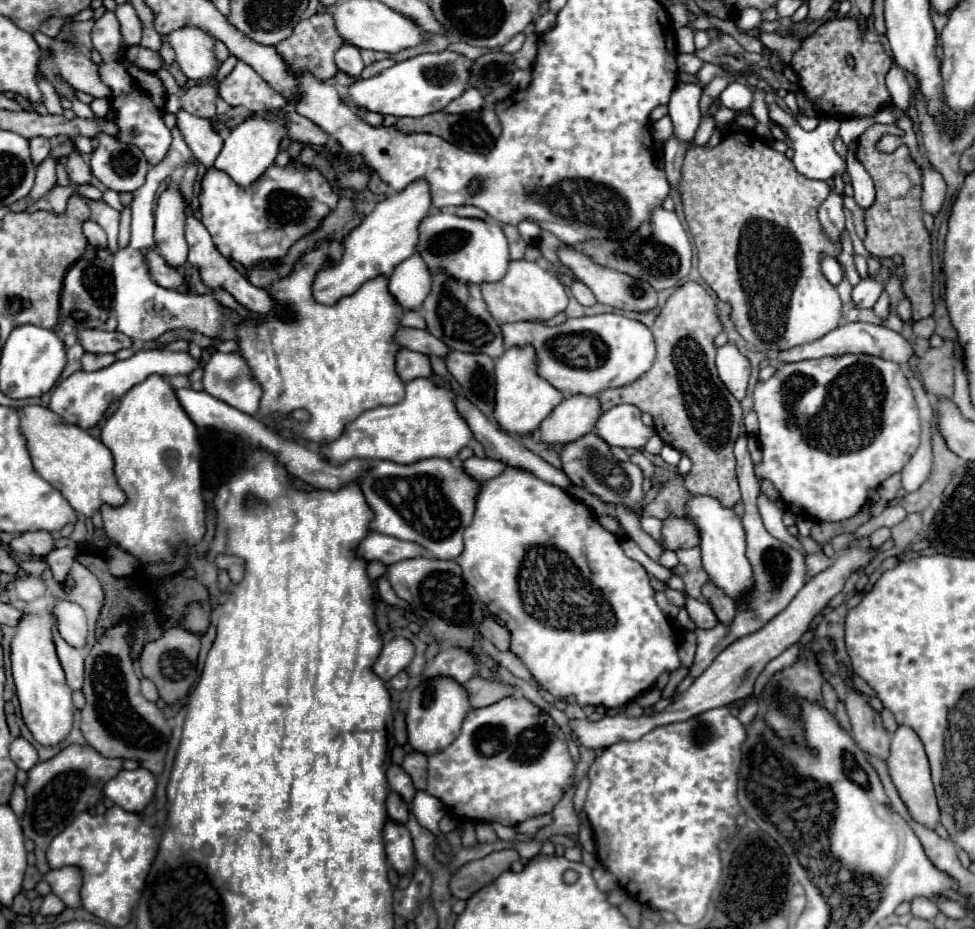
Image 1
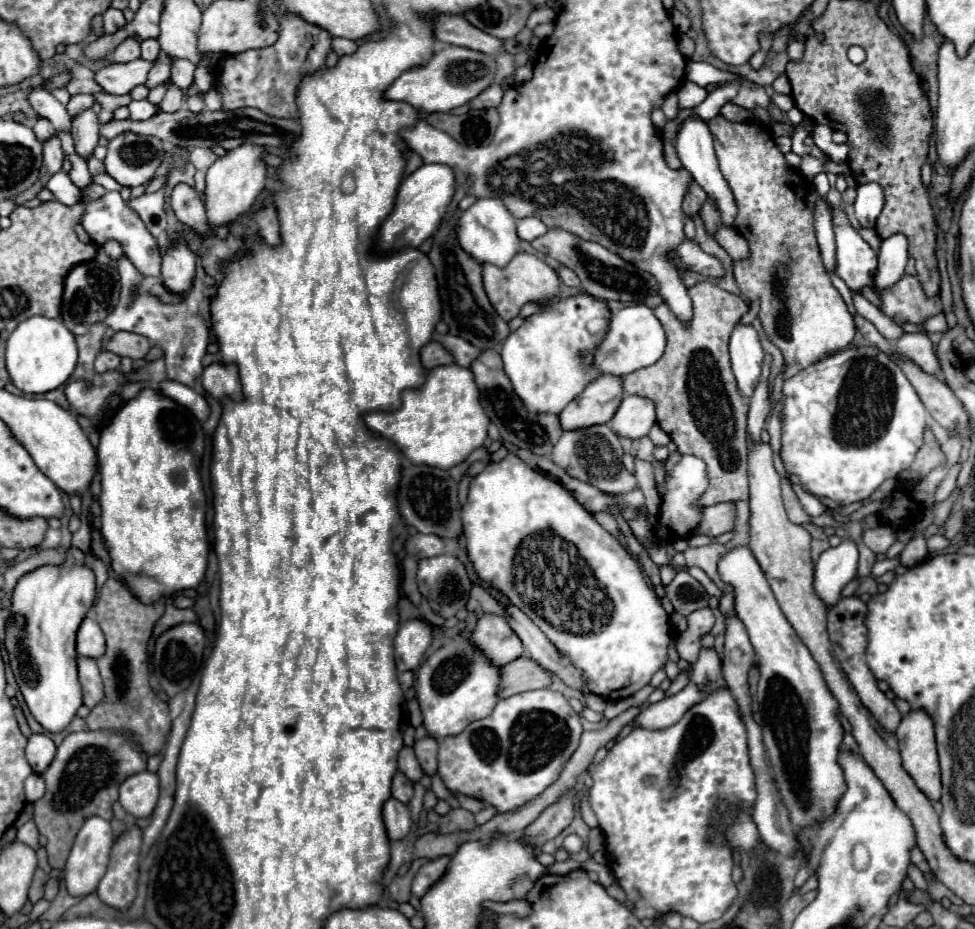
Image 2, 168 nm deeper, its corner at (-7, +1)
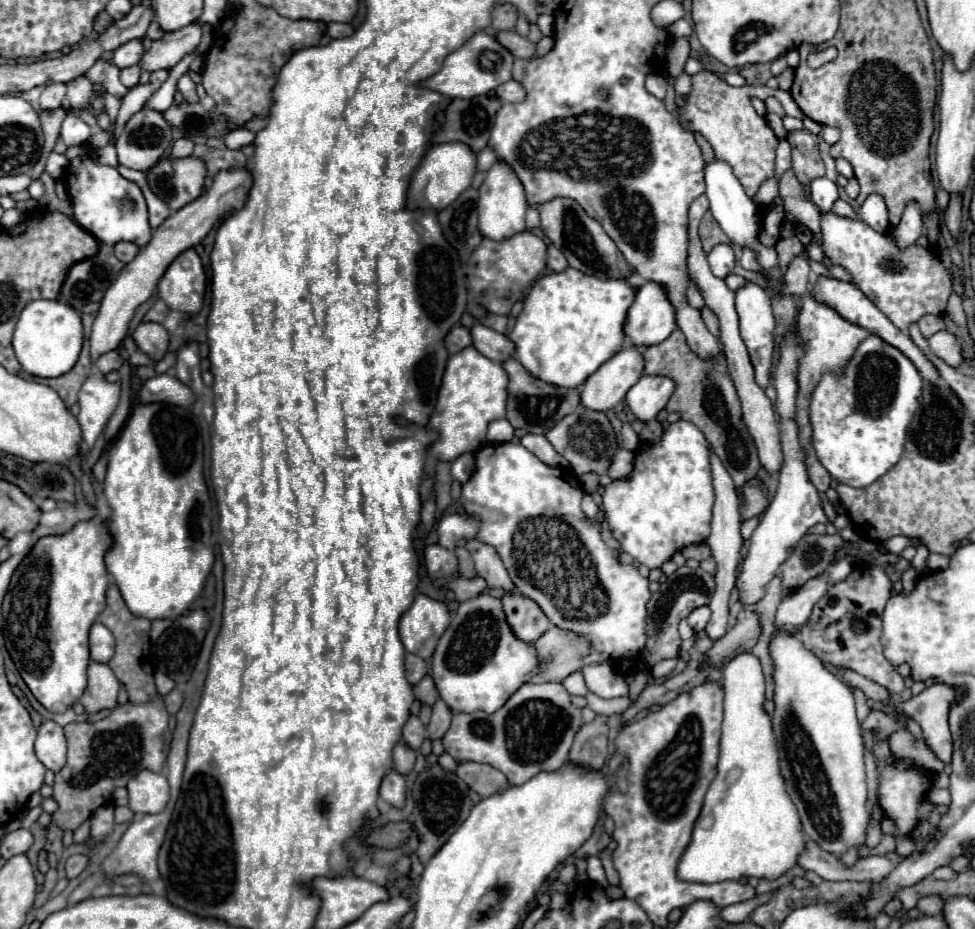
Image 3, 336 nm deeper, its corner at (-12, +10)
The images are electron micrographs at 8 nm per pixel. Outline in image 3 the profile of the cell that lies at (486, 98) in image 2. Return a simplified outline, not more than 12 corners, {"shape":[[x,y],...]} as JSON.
{"shape":[[515,80],[497,86],[501,102],[525,98],[525,90]]}

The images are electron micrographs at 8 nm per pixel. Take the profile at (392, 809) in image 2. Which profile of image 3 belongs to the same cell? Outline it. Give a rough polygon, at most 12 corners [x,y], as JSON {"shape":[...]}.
{"shape":[[391,770],[379,796],[393,808],[405,806],[405,778]]}

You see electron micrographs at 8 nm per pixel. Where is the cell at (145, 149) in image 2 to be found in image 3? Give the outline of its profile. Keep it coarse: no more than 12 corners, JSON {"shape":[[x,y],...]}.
{"shape":[[139,110],[115,142],[119,164],[147,172],[165,156],[171,128]]}

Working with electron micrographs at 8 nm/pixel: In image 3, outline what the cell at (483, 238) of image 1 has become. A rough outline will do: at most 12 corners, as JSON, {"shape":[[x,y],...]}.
{"shape":[[495,162],[479,188],[479,232],[507,240],[525,230],[525,192]]}

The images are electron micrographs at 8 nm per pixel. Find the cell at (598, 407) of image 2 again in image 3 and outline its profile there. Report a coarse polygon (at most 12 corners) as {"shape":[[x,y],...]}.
{"shape":[[625,346],[591,374],[581,406],[609,412],[641,378],[641,350]]}

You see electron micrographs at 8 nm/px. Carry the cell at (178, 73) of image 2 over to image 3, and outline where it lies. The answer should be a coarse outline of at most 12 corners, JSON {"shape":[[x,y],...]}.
{"shape":[[189,74],[179,78],[177,88],[185,100],[197,102],[195,82]]}

